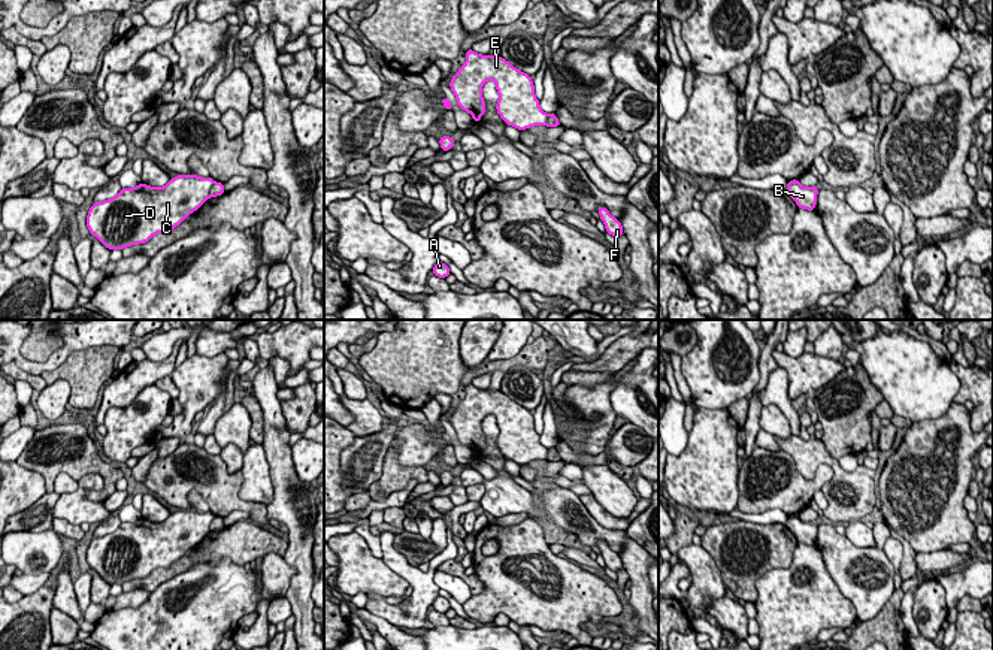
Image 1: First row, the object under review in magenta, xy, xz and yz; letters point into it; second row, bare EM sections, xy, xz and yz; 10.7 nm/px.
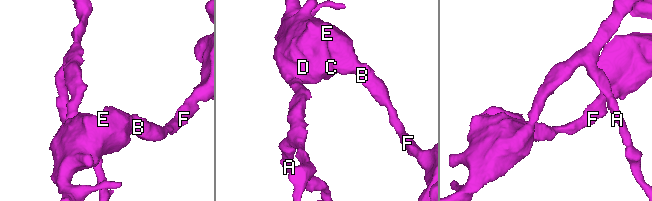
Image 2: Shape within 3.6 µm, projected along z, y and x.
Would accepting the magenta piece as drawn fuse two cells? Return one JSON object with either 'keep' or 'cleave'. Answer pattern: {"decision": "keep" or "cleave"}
{"decision": "cleave"}

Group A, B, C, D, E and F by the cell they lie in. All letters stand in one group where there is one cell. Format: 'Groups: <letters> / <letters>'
Groups: A C D E / B F

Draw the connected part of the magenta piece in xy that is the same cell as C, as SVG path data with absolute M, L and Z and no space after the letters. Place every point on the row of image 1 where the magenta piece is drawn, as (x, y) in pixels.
M178 175L160 188L143 182L133 188L121 188L115 197L91 205L87 215L87 227L110 251L145 244L157 233L169 233L191 212L203 206L211 197L209 191L214 184L215 181L211 176Z

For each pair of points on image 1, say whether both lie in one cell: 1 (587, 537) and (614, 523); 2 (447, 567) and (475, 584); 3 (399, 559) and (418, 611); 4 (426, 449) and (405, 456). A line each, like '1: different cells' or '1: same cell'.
1: different cells
2: same cell
3: same cell
4: same cell

